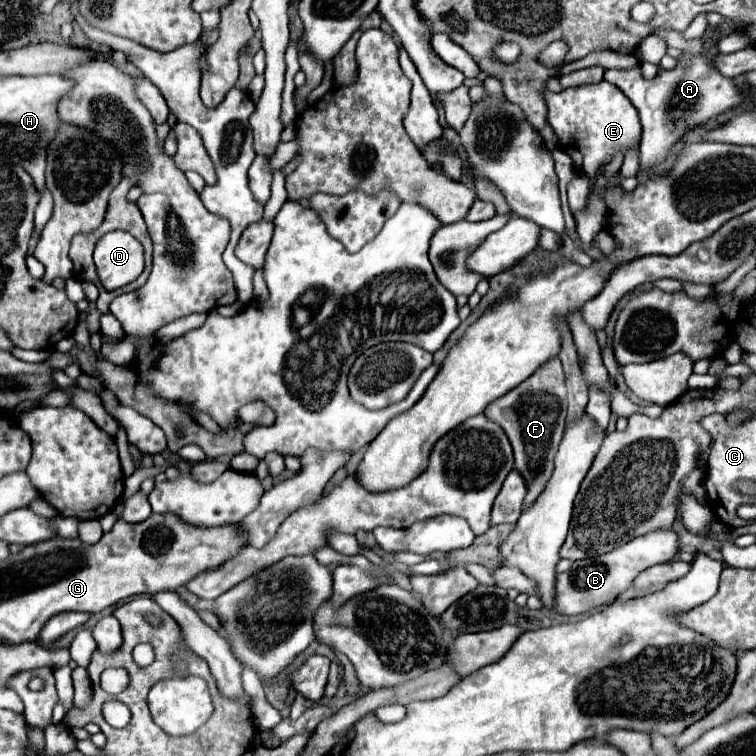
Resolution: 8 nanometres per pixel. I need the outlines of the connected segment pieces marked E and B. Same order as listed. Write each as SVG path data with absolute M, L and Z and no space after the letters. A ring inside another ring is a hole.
M606 80L572 86L562 92L544 90L544 100L548 106L546 120L558 138L558 148L566 152L574 164L574 178L568 186L568 204L572 214L576 214L586 208L590 186L600 168L608 164L618 152L626 154L636 150L640 142L638 110L630 104L618 86Z
M658 530L650 532L646 536L638 536L624 546L614 548L608 554L588 558L588 560L576 560L572 562L572 568L564 574L558 574L556 580L556 610L560 614L584 614L598 606L610 604L620 592L630 588L632 580L644 572L650 566L666 564L678 554L678 534L674 530Z

